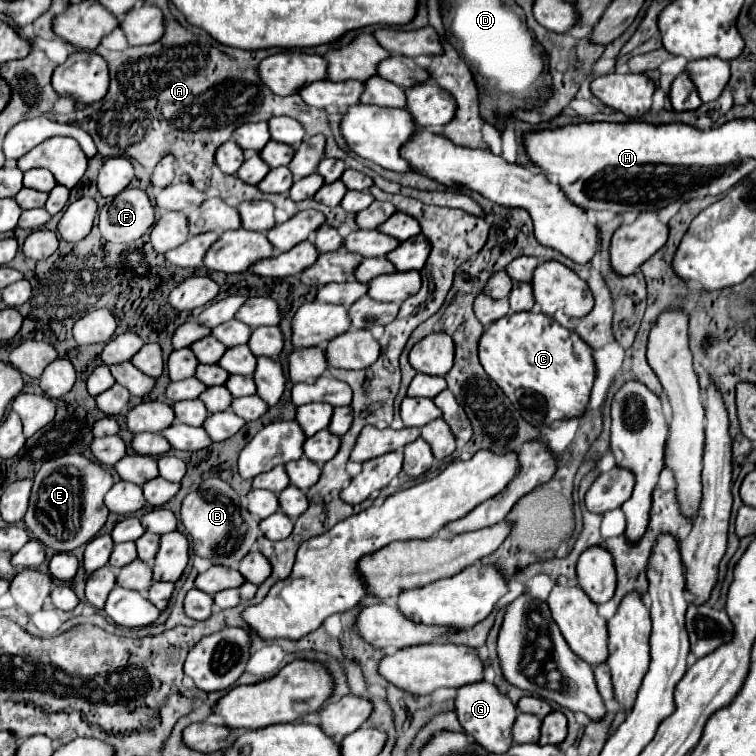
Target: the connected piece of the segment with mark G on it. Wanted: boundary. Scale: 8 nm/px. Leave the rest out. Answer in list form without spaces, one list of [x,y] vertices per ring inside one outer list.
[[[477,681],[473,685],[463,685],[457,689],[455,699],[455,713],[459,717],[461,727],[467,735],[471,735],[481,747],[489,749],[491,753],[505,753],[511,745],[511,725],[517,717],[515,705],[509,701],[507,695],[503,695],[497,685],[487,681]]]

